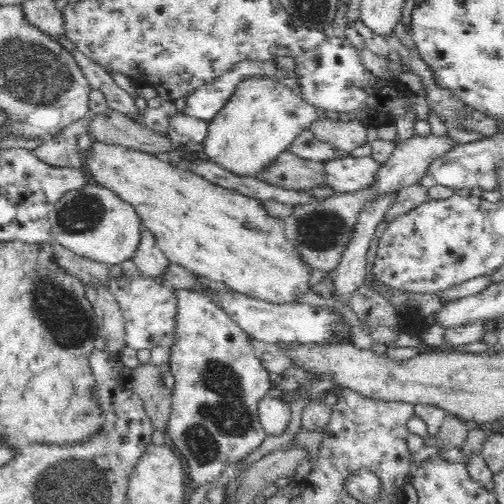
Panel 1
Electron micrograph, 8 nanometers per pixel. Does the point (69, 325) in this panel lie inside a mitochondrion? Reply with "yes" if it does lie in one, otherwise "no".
yes

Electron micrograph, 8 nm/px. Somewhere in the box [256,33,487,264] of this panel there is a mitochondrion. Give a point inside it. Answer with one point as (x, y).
(319, 230)

